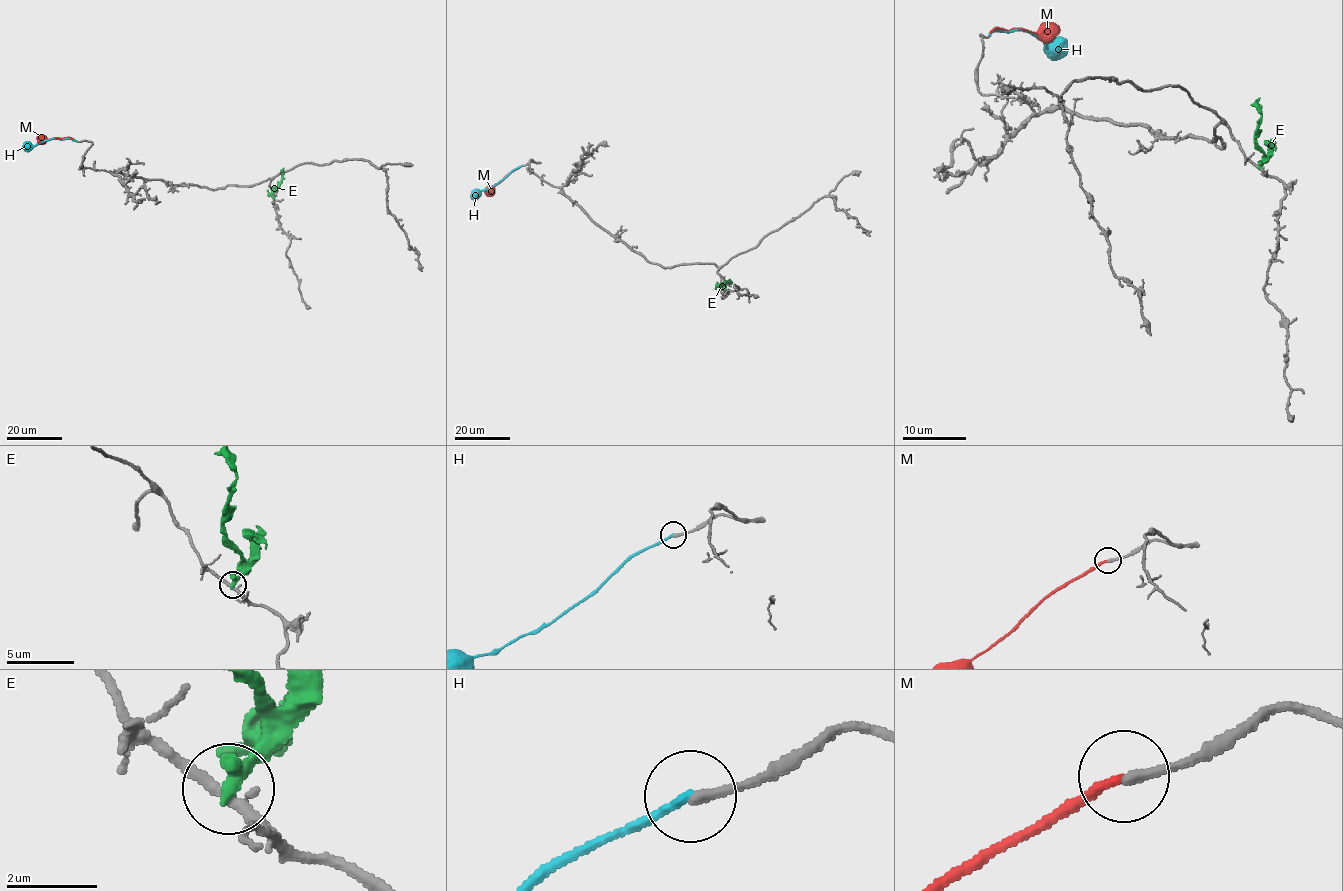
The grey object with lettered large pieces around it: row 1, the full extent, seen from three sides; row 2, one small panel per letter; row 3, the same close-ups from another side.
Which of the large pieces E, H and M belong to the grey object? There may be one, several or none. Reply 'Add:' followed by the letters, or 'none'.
Add: H

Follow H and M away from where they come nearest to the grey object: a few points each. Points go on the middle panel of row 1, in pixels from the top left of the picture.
H: (522, 166), (471, 199)
M: (522, 166), (494, 186), (488, 196)

